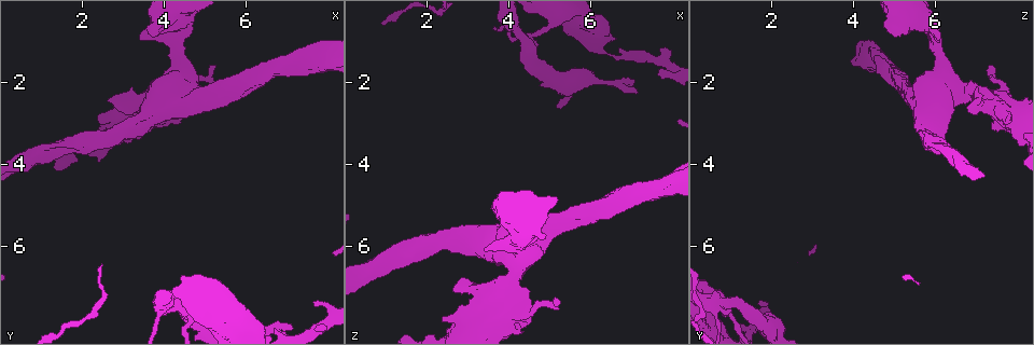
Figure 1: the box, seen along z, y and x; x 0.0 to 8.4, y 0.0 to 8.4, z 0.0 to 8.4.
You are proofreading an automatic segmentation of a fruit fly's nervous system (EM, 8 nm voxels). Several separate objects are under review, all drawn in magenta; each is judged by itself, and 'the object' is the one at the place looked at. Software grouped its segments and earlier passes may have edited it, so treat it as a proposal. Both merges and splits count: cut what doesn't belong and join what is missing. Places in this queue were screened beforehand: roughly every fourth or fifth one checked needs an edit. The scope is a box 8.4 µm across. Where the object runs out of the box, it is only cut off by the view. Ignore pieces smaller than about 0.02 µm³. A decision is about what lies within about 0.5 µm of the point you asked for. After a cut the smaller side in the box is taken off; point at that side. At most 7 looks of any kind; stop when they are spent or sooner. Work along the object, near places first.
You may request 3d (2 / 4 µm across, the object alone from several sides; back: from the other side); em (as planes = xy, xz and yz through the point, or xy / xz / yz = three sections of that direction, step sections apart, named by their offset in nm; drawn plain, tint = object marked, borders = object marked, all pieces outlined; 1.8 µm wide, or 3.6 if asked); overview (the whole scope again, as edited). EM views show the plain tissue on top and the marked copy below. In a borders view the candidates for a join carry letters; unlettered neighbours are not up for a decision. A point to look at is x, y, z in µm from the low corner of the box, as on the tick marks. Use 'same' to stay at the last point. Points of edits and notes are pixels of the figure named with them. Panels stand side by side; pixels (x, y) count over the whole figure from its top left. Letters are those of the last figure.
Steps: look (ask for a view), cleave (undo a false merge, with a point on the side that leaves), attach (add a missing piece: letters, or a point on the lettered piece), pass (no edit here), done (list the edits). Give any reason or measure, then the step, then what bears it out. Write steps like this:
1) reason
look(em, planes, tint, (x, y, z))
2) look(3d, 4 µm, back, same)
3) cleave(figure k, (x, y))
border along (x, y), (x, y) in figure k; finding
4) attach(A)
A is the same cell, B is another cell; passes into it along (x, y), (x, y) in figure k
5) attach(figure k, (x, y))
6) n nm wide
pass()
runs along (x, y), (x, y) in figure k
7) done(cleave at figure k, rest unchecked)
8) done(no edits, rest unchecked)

thick turns thin
look(em, 3.6 µm, yz, step 4, borders, (4.90, 2.45, 5.60))

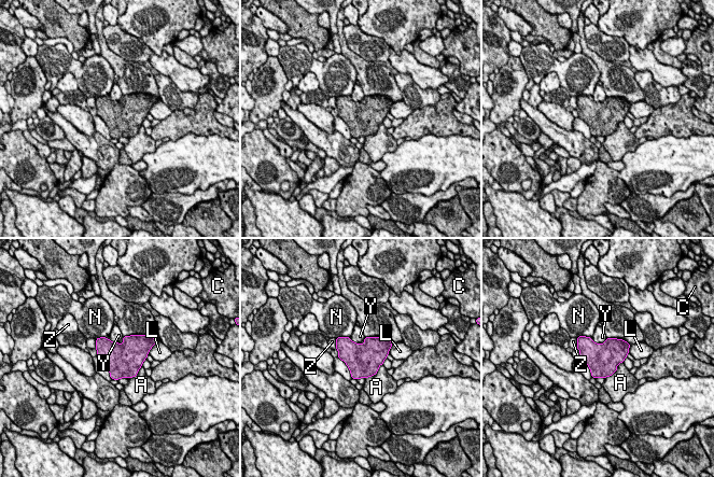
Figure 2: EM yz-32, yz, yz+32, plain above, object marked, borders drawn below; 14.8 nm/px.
pass()
A, C, L, N, Y and Z are other cells; border along (590, 337), (596, 342), (603, 344) in figure 2; continuous, no second cell

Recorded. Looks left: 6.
four or more arms meet
look(3d, 4 µm, (3.55, 2.50, 7.40))

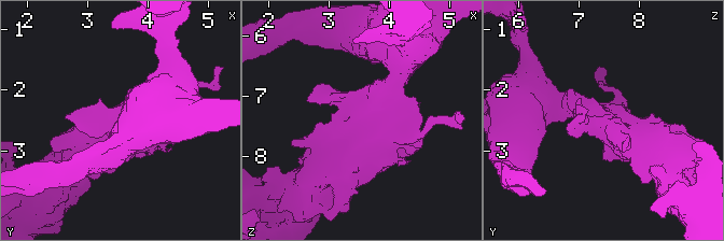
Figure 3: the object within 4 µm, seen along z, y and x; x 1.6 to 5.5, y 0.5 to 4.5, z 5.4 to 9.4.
look(em, 3.6 µm, xz, step 16, tint, (3.50, 2.50, 7.35))

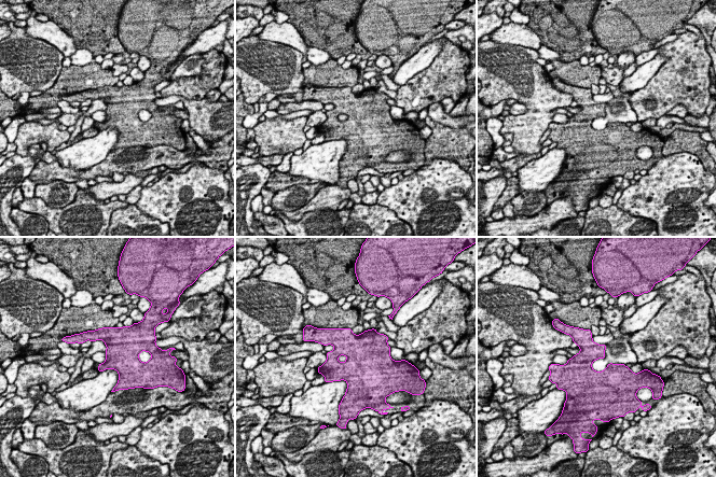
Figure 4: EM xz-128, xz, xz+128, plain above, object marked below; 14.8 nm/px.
another direction
look(em, 3.6 µm, planes, borders, same)

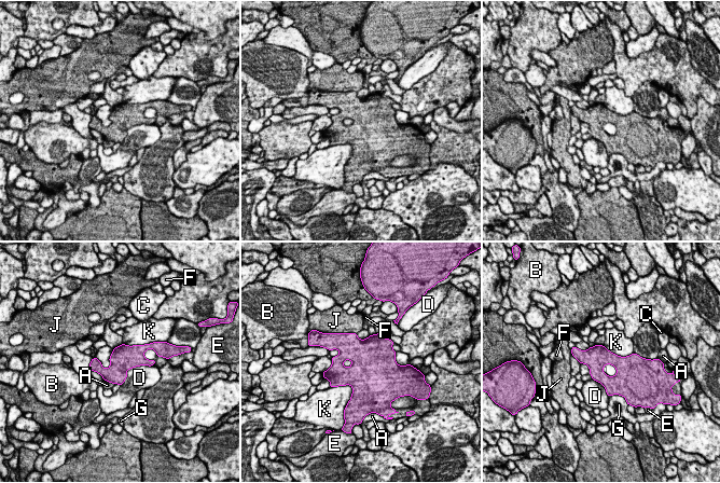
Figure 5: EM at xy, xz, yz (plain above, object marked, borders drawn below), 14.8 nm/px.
340 nm wide
pass()
A, B, C, D, E, F, G, J and K are other cells; all the same cell

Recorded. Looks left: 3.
thin end
look(3d, 4 µm, (7.60, 7.35, 1.70))

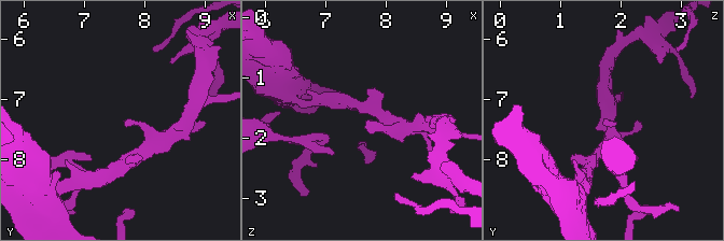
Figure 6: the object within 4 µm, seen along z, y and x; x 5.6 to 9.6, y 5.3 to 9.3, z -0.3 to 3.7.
shape alone is not enough
look(em, planes, borders, (7.65, 7.40, 1.65))

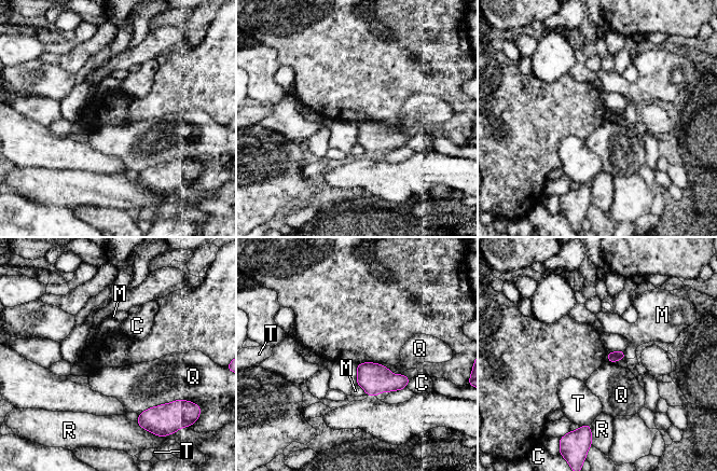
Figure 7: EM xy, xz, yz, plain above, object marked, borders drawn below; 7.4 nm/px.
80 nm wide; Q touches over 280 nm
pass()
C, M, Q, R and T are other cells; none of them fits

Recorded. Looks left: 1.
done(no edits, rest unchecked)

